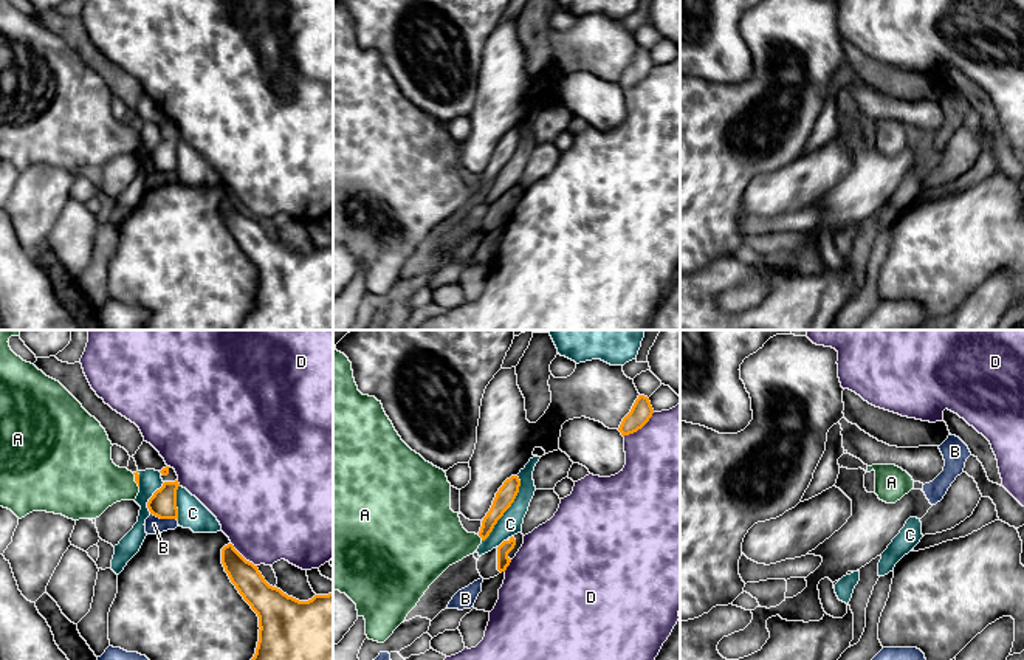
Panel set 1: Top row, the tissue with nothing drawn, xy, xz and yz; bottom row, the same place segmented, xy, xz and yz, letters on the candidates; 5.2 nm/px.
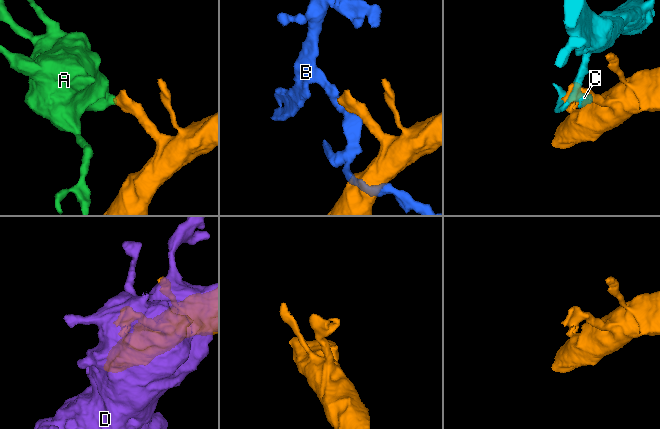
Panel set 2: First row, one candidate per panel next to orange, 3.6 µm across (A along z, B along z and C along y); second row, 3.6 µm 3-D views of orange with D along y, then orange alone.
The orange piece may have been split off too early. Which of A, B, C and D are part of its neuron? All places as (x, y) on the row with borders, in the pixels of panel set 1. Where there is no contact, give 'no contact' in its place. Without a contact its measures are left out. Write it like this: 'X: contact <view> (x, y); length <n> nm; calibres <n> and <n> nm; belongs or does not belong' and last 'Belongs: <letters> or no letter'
A: contact xz (481, 536); length 40 nm; calibres 100 and 340 nm; belongs
B: contact xy (164, 518); length 150 nm; calibres 140 and 90 nm; does not belong
C: contact xz (508, 507); length 400 nm; calibres 100 and 120 nm; does not belong
D: contact xz (639, 428); length 200 nm; calibres 110 and 480 nm; does not belong
Belongs: A

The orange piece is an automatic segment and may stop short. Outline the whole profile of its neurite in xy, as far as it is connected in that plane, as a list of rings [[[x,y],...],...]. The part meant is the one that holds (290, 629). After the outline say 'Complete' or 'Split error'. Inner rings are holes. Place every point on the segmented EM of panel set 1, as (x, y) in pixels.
[[[232,544],[222,548],[222,564],[259,617],[259,641],[251,660],[333,660],[333,592],[308,601],[288,596],[270,586]]]. Complete

